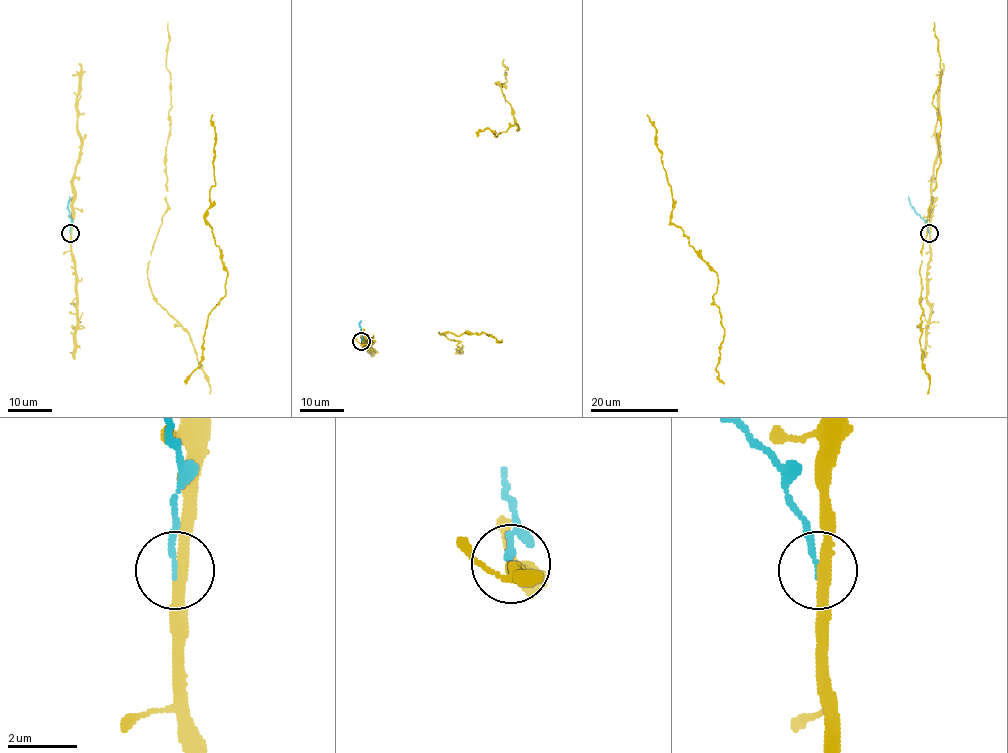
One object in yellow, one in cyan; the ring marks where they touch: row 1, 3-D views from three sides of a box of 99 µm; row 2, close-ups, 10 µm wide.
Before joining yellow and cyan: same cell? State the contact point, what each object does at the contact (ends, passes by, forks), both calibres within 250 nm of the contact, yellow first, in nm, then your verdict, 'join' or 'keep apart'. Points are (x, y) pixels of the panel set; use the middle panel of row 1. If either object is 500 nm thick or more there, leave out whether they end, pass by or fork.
place (361, 341); yellow passes by; cyan ends; calibres 320 and 160 nm; keep apart

